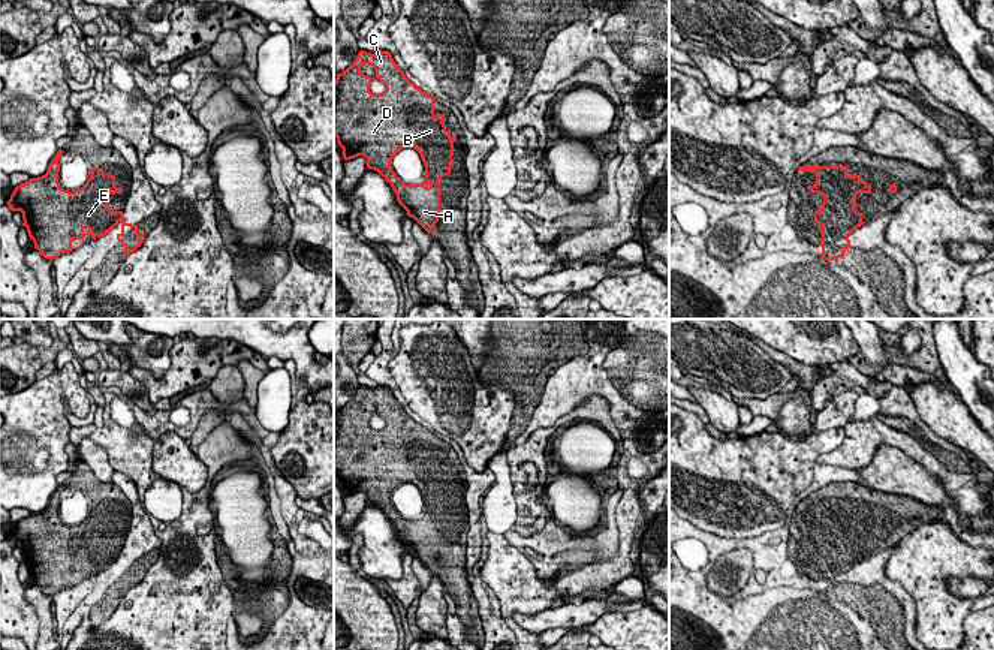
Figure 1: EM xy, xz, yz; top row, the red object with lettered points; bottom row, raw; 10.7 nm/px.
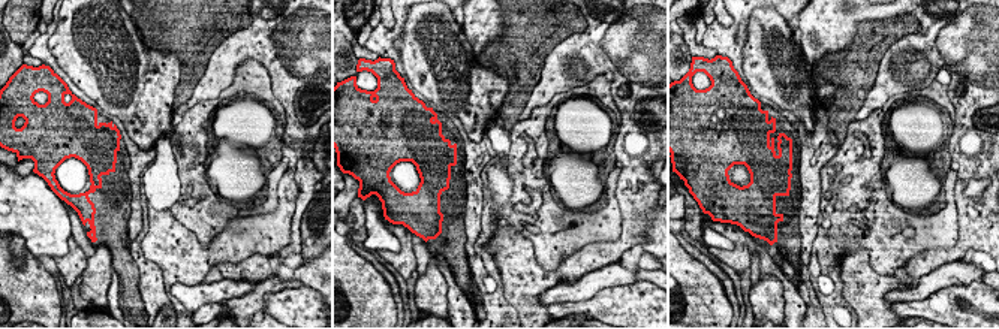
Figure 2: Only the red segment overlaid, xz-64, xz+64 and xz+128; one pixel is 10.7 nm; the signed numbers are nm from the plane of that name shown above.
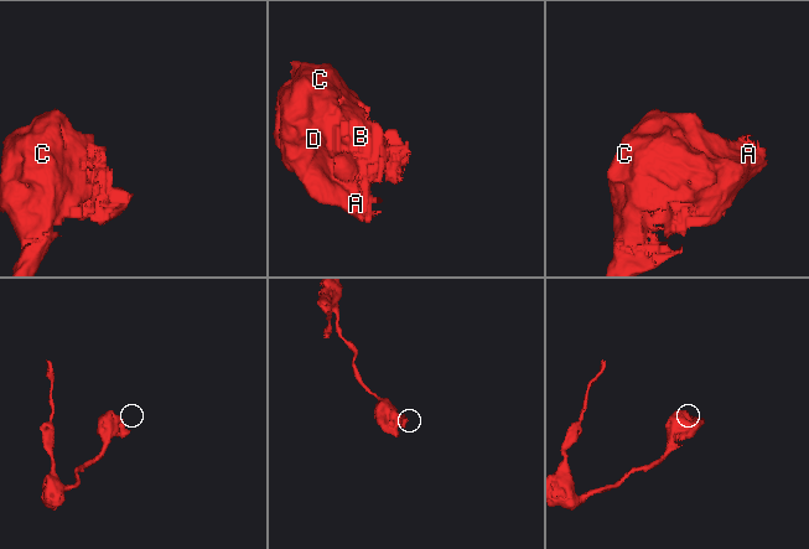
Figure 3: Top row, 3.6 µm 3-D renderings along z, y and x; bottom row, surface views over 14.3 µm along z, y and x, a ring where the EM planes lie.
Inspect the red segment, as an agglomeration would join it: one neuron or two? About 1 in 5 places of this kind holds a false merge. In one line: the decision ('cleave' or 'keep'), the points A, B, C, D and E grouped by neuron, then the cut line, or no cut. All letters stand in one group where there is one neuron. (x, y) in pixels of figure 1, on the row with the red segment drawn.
keep | A B C D E | no cut

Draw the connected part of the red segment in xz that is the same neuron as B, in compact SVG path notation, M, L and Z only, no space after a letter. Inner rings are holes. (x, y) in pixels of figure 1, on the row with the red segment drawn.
M361 49L355 61L337 73L334 81L334 135L343 148L343 159L364 156L367 168L377 171L391 184L407 216L428 234L436 232L440 213L439 183L451 174L457 141L457 135L452 136L443 123L446 114L434 112L434 99L410 82L391 52L382 49L374 54ZM364 64L373 66L376 78L386 85L382 94L370 91L371 78L361 72ZM401 148L415 148L421 154L425 166L425 180L421 184L406 184L392 171L391 162Z

